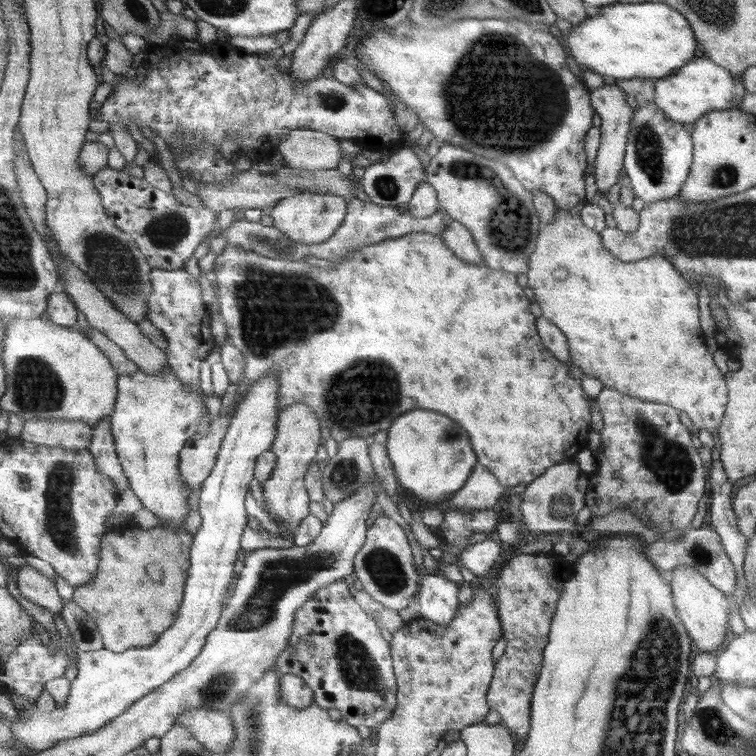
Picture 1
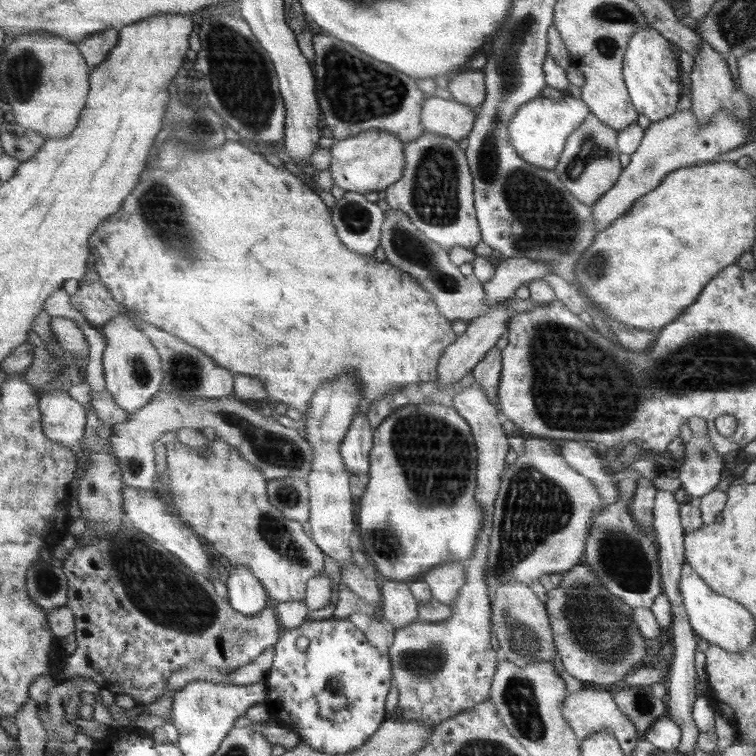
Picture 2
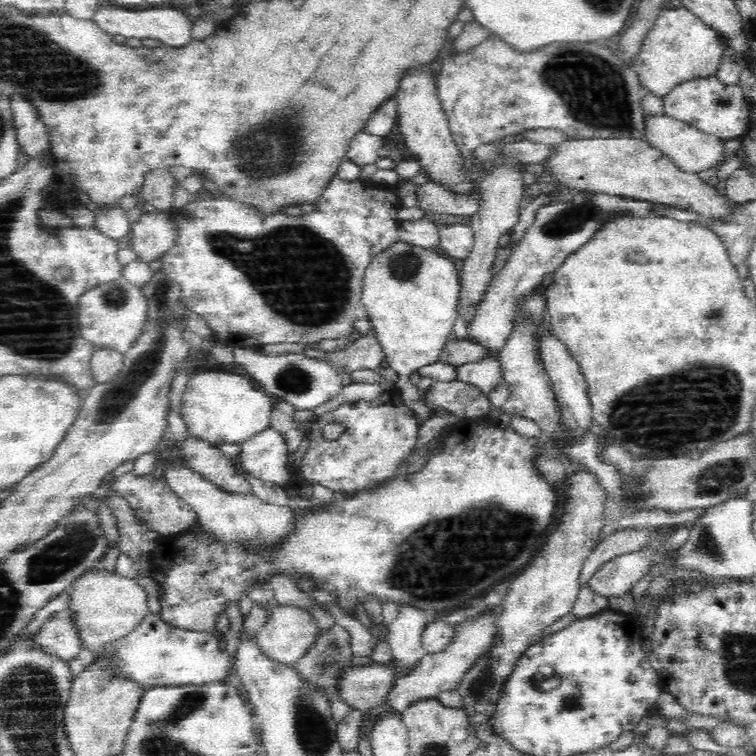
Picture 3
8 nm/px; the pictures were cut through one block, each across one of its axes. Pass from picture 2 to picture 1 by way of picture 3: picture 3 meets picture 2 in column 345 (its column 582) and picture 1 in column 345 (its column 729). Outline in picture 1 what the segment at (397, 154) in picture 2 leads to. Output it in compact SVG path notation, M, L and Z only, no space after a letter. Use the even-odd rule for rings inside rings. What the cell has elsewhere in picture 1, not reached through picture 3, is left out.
M303 190L303 193L281 199L277 205L272 207L270 216L278 230L290 239L297 243L317 246L321 242L328 241L344 224L348 214L348 203L349 200L343 195Z

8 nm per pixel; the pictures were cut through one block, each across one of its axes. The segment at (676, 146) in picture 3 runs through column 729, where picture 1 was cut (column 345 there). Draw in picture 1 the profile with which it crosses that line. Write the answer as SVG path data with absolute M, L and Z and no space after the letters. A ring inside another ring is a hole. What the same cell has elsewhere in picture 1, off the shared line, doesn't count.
M307 128L289 132L276 150L289 166L311 171L337 168L346 157L337 137Z

